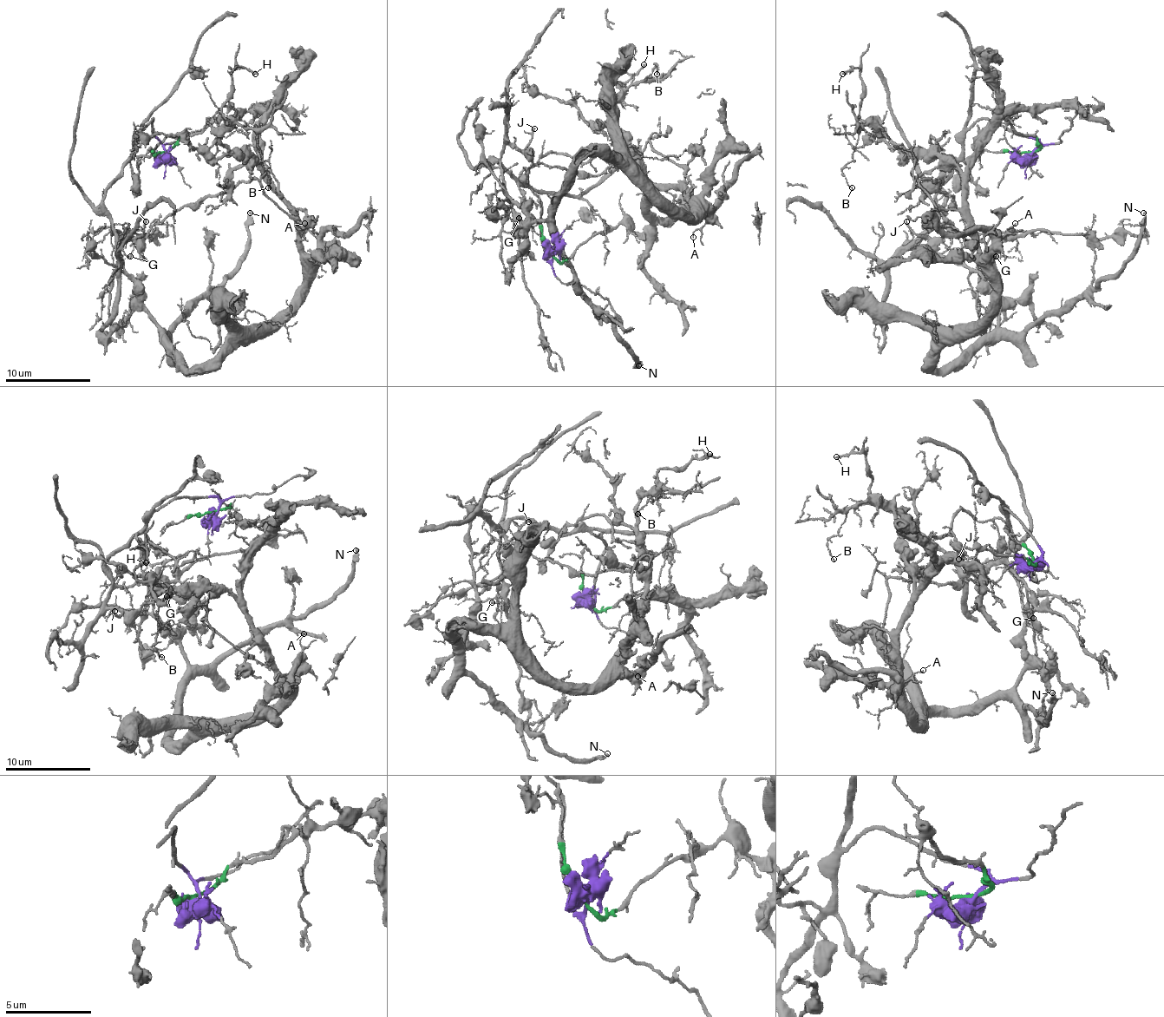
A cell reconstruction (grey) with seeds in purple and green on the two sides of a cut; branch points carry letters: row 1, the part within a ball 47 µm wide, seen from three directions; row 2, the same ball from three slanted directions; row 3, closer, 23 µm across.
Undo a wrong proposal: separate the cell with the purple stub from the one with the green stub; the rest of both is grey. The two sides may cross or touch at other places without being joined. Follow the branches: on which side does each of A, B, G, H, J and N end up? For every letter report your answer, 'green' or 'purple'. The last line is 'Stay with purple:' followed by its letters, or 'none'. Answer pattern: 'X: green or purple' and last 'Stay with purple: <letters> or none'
A: green
B: green
G: purple
H: green
J: purple
N: green
Stay with purple: G, J

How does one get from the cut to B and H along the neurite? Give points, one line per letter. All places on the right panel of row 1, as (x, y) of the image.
B: (1029, 152), (1040, 143), (1002, 115), (1010, 111), (964, 171), (910, 156), (869, 124), (841, 171), (852, 188)
H: (1029, 152), (1040, 143), (1008, 111), (964, 171), (910, 156), (859, 115), (860, 68), (841, 73)

